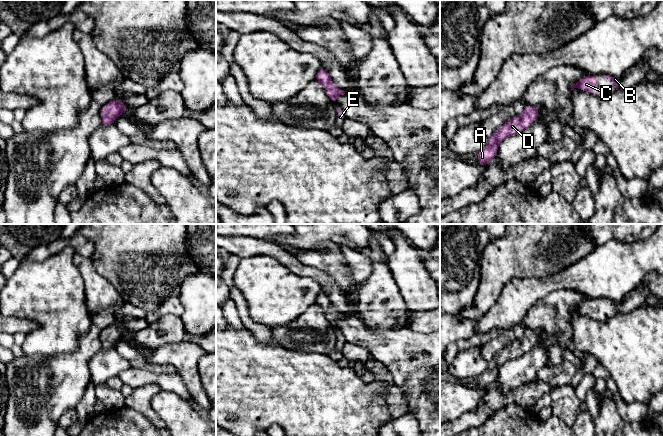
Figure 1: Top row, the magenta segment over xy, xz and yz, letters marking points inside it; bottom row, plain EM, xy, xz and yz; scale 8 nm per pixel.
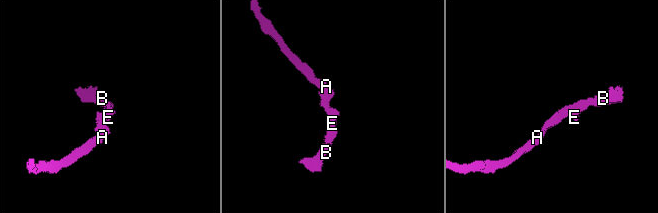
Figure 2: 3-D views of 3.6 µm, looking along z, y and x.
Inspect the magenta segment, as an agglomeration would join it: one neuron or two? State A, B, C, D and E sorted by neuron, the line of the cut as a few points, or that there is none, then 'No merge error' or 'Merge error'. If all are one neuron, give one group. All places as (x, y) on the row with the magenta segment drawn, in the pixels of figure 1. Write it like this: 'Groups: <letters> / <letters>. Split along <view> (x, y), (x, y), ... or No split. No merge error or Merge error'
Groups: A B C D E. No split. No merge error

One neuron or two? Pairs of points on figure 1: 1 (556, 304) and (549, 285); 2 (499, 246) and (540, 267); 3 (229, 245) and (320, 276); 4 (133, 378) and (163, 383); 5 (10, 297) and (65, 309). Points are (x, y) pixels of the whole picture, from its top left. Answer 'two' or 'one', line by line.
1: two
2: one
3: one
4: one
5: one

